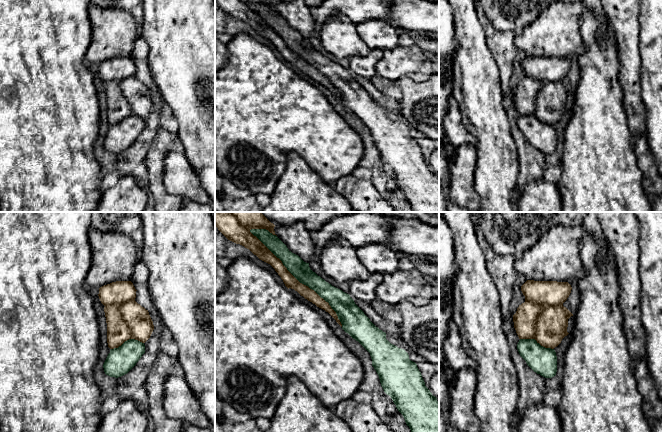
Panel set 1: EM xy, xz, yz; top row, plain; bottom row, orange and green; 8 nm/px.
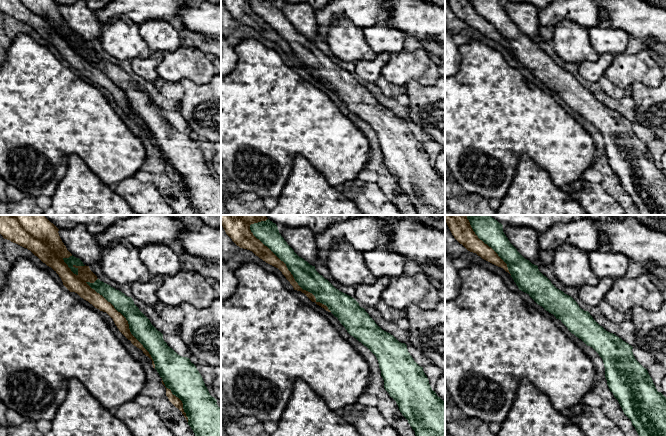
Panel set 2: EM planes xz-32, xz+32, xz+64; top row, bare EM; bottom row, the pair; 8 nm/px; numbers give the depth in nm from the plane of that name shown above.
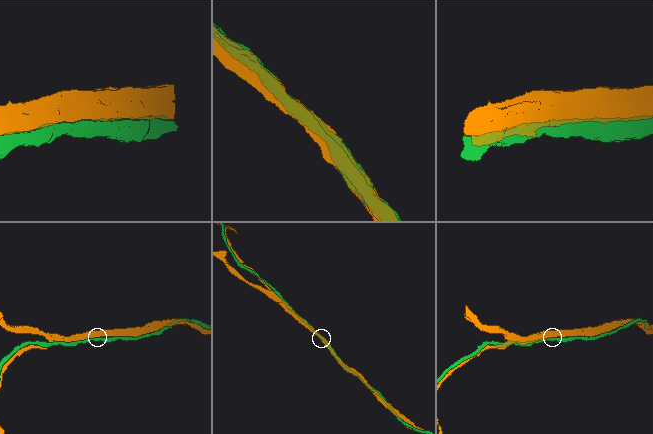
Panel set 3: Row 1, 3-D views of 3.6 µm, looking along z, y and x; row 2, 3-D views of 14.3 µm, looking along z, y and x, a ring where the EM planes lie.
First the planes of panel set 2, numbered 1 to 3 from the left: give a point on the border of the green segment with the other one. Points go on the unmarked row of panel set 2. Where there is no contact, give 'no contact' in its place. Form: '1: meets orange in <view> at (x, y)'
1: meets orange in xz-32 at (127, 99)
2: meets orange in xz+32 at (289, 47)
3: meets orange in xz+64 at (491, 24)

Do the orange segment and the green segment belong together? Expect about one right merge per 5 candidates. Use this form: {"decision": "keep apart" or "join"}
{"decision": "join"}

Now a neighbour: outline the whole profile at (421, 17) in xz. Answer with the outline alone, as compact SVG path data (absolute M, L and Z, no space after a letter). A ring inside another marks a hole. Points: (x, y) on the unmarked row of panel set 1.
M325 0L317 7L310 8L310 11L315 20L317 35L328 18L343 14L356 24L375 18L387 21L399 30L407 30L439 40L439 2L428 0Z

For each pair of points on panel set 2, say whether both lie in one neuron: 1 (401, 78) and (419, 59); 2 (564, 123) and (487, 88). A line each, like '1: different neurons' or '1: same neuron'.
1: same neuron
2: same neuron

